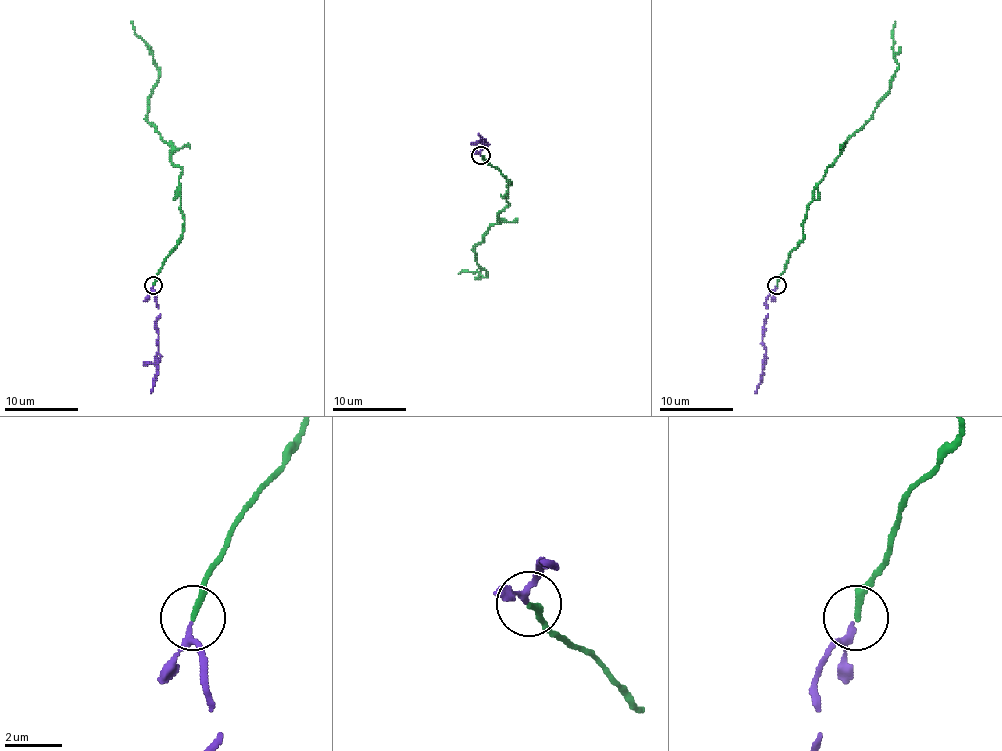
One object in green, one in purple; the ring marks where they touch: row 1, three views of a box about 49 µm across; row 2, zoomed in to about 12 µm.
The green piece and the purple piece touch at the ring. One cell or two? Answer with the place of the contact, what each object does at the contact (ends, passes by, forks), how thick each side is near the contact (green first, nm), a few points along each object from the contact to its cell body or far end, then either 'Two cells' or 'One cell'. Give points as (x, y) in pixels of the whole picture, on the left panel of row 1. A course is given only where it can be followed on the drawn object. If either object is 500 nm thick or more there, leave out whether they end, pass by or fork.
Place: (153, 285). At the ring green ends. At the ring purple passes by. Thickness 220 nm (green) against 170 nm. Course of green: (153, 284), (180, 238), (182, 170), (147, 120), (147, 96), (158, 69), (131, 21). Course of purple: (153, 286), (160, 314), (156, 321), (156, 378), (151, 393). One cell

